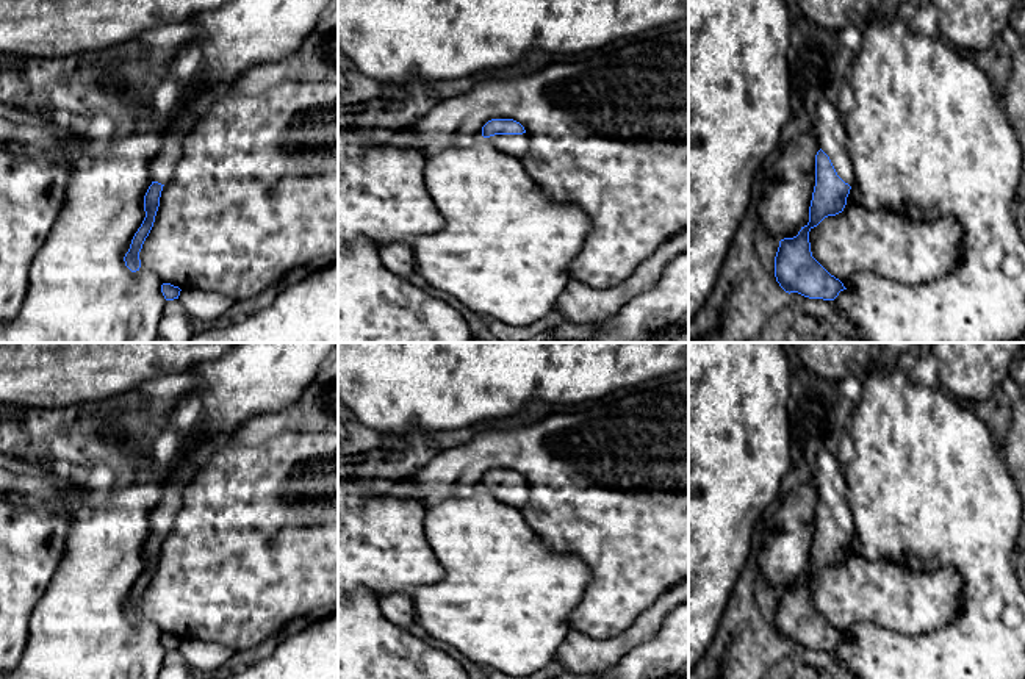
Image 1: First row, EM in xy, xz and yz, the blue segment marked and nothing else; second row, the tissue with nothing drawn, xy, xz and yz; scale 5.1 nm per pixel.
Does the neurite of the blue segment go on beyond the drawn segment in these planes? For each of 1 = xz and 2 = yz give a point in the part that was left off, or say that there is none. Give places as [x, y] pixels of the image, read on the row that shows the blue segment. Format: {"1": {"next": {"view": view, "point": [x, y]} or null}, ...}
{"1": {"next": {"view": "xz", "point": [518, 146]}}, "2": {"next": {"view": "yz", "point": [830, 127]}}}

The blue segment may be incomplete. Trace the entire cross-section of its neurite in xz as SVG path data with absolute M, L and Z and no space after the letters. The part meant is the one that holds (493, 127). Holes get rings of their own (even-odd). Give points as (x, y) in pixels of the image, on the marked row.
M491 119L482 127L482 136L499 150L523 158L530 150L530 135L513 119Z

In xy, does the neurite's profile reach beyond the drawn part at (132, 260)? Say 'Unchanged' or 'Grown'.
Grown

